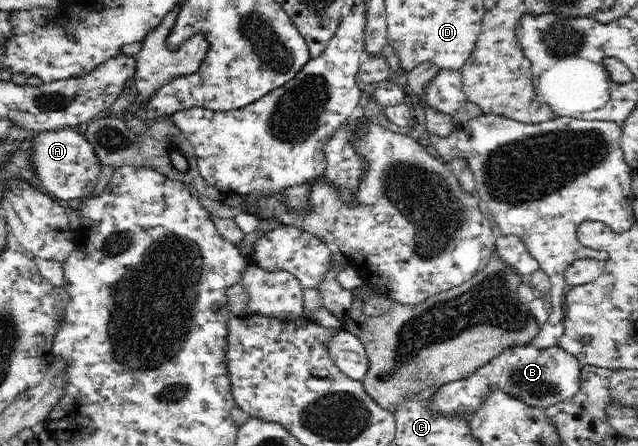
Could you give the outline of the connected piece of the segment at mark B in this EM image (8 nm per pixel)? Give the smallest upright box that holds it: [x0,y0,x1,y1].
[434,344,580,412]

